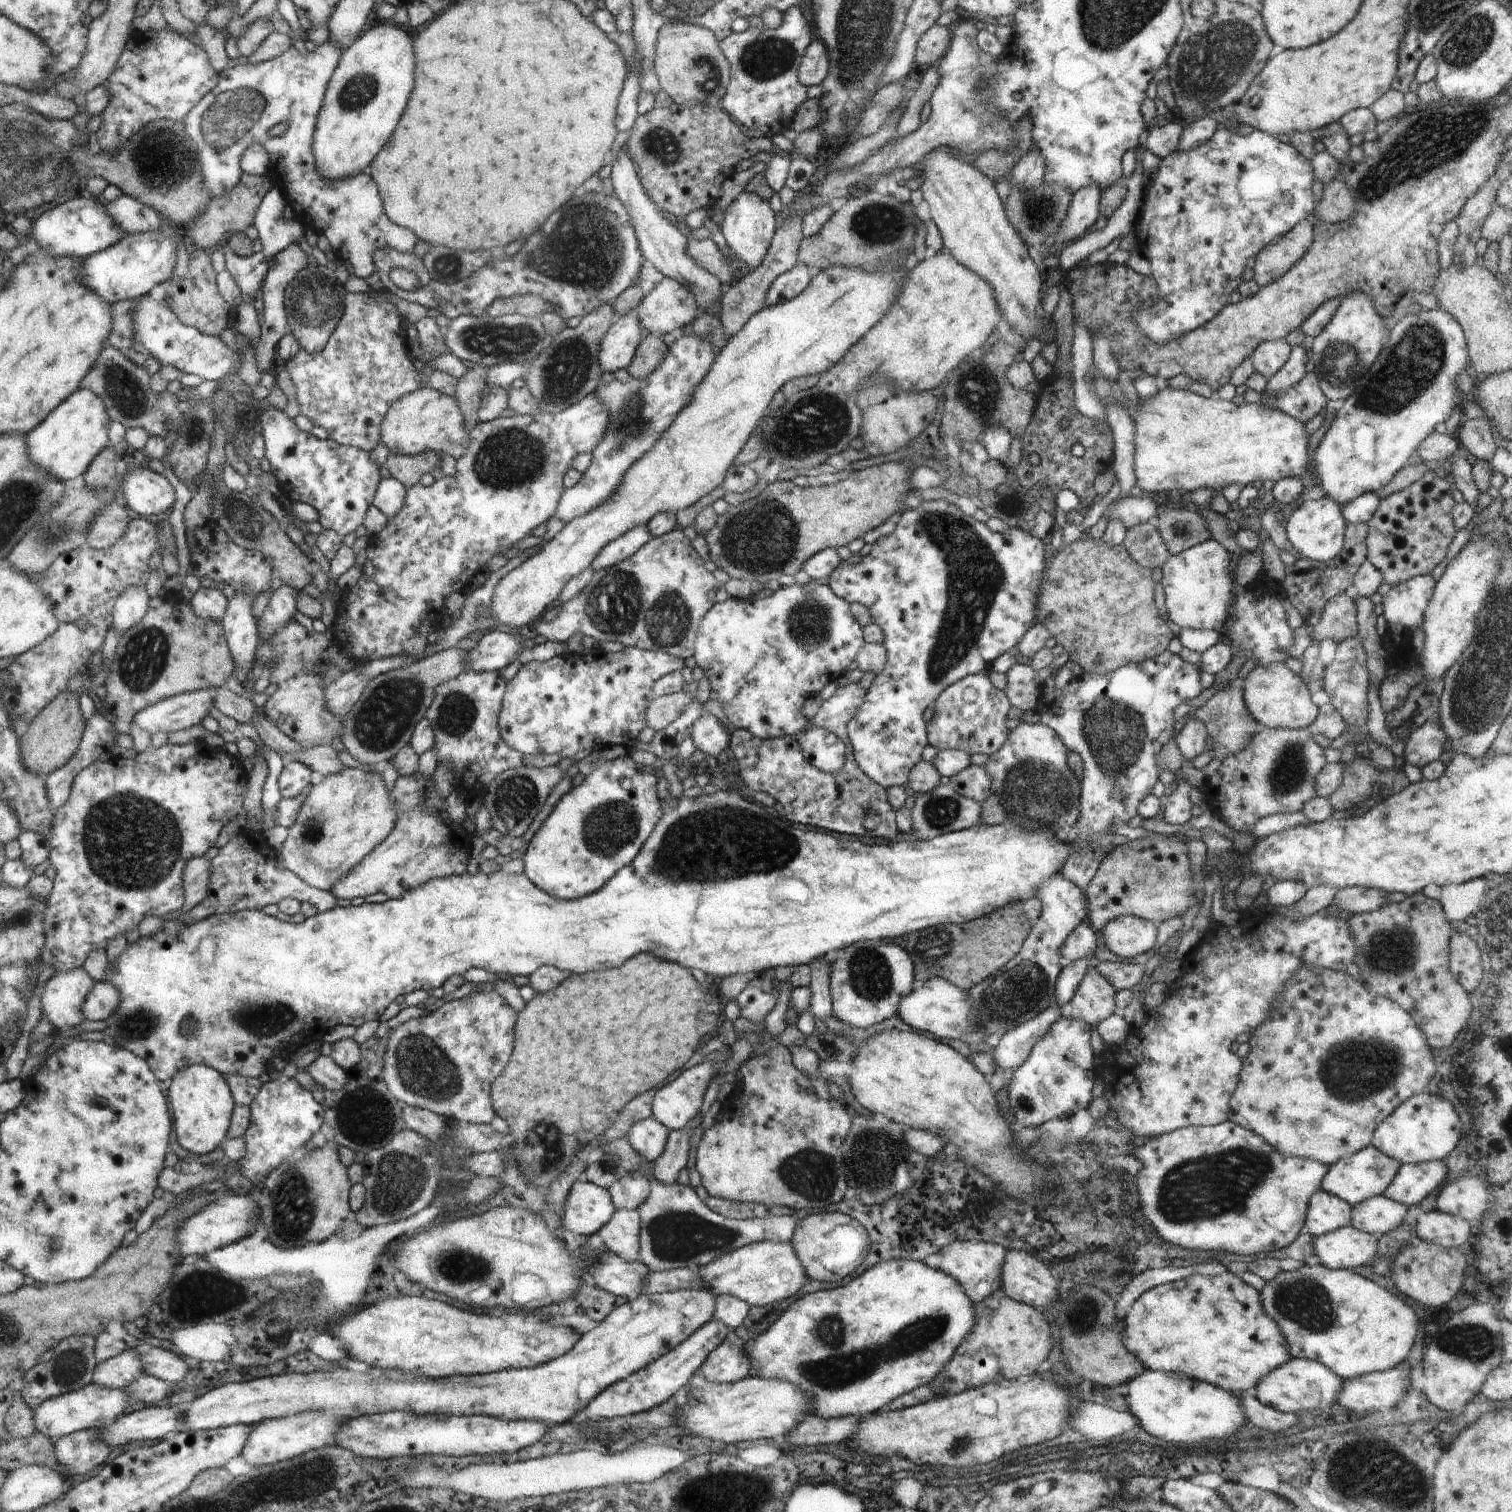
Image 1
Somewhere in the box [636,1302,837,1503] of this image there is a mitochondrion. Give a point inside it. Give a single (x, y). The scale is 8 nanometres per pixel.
(742, 1478)

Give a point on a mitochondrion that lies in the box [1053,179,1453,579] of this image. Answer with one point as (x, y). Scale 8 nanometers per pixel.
(1415, 360)

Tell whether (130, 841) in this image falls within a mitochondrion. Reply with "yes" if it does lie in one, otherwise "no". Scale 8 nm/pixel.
yes

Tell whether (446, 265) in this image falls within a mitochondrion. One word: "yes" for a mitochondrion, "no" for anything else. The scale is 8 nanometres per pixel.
yes

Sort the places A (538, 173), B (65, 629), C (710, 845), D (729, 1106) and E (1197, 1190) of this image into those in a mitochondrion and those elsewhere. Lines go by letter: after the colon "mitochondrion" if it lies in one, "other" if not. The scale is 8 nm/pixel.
A: other
B: other
C: mitochondrion
D: other
E: mitochondrion

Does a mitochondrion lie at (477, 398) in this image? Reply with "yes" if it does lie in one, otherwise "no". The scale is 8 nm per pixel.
no

